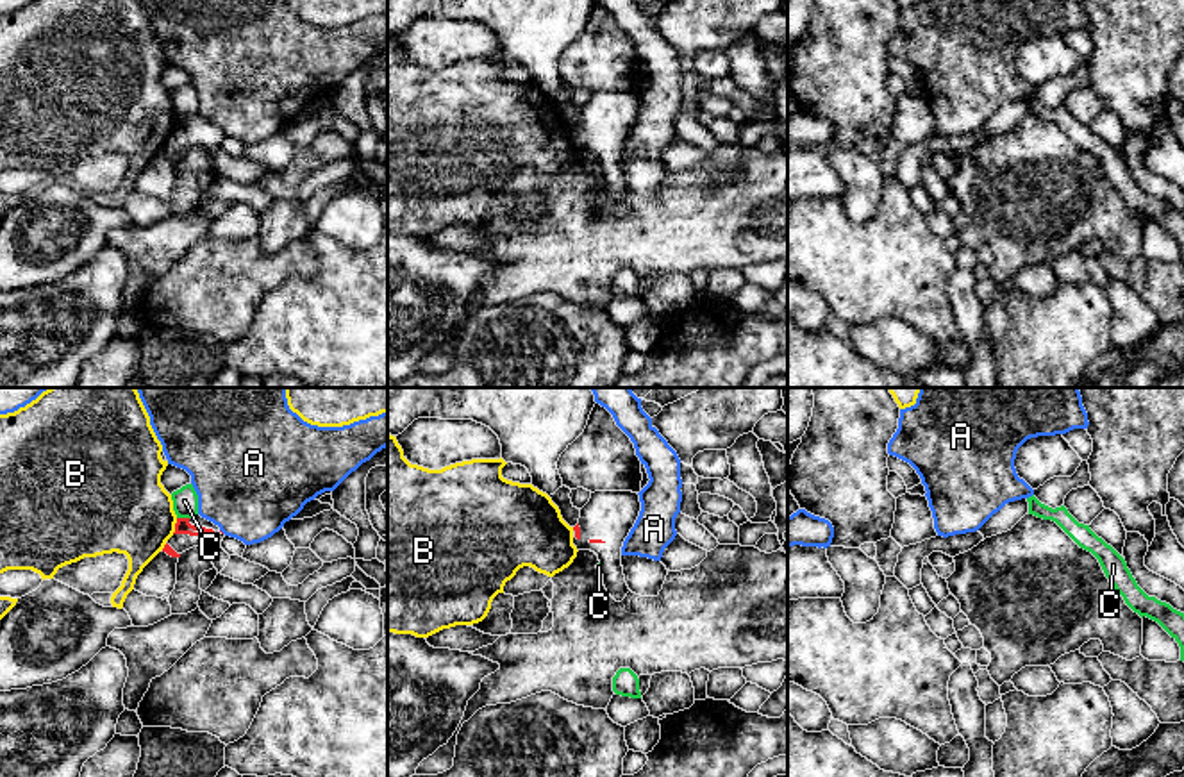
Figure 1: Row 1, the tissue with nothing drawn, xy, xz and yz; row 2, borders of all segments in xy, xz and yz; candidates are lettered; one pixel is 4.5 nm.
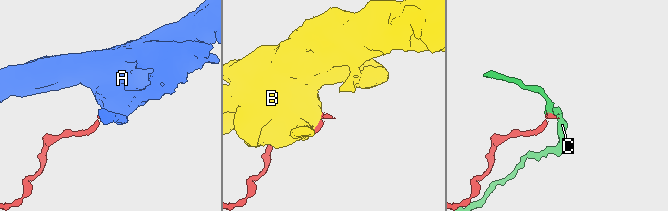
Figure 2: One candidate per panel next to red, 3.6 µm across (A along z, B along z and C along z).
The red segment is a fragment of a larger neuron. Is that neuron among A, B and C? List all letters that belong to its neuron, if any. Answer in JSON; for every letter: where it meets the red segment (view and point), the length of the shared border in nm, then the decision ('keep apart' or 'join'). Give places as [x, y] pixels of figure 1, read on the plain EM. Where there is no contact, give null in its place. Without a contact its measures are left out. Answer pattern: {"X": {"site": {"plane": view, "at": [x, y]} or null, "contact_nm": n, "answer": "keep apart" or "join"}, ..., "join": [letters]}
{"A": {"site": null, "answer": "keep apart"}, "B": {"site": {"plane": "xy", "at": [175, 125]}, "contact_nm": 80, "answer": "keep apart"}, "C": {"site": {"plane": "xy", "at": [183, 118]}, "contact_nm": 60, "answer": "keep apart"}, "join": []}

